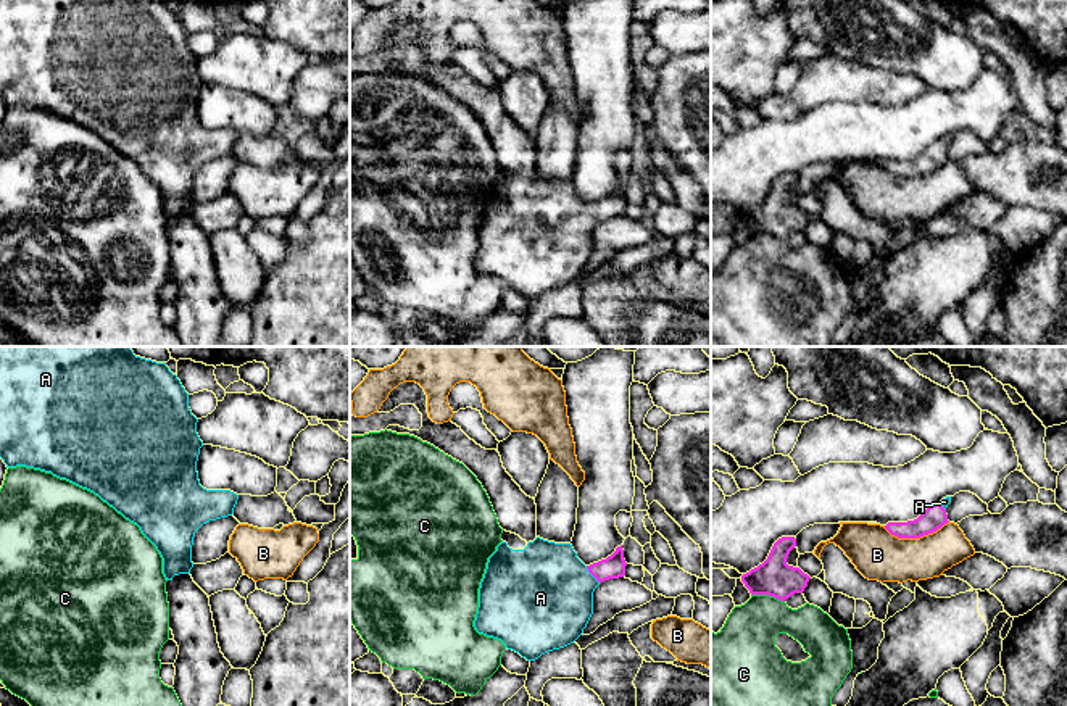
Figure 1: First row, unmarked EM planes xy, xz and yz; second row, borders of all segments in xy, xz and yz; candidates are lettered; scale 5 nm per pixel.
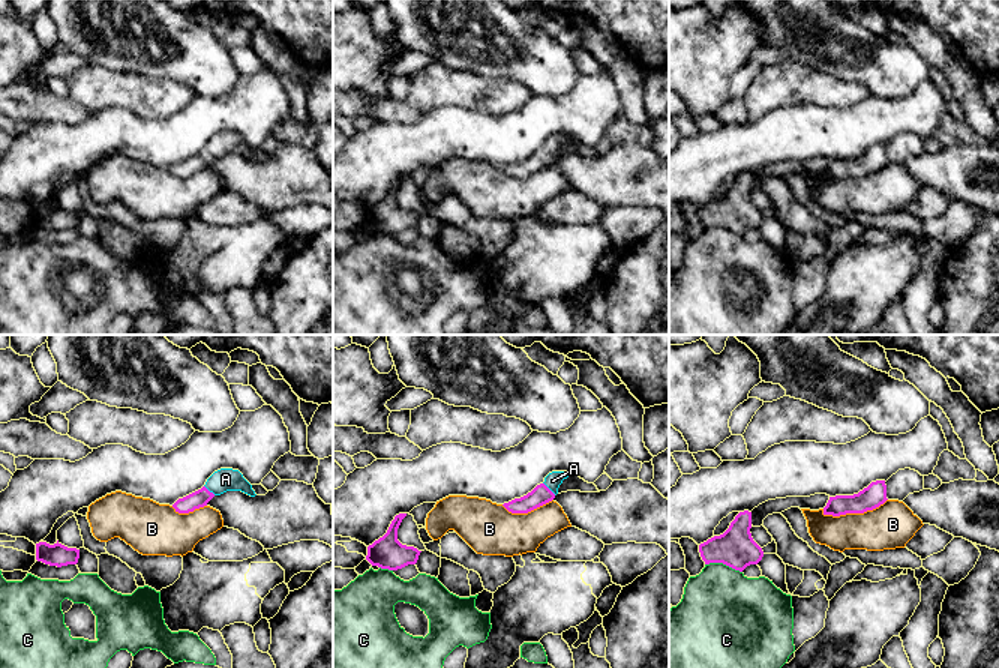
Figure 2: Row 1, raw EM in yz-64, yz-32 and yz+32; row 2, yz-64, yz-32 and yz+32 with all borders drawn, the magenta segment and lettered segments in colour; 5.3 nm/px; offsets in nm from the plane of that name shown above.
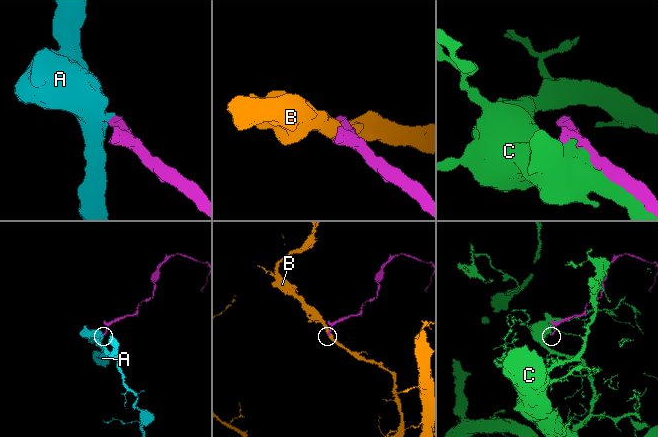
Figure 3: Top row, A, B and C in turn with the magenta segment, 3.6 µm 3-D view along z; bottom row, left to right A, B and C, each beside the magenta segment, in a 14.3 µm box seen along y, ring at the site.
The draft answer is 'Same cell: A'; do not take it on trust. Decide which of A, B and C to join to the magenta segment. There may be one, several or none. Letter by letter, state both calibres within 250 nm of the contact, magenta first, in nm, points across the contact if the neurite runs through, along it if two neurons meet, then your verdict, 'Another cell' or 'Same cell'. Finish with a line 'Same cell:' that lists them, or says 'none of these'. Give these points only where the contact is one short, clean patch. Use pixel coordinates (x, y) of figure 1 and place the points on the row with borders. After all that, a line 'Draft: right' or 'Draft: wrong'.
A: Thickness 110 nm (magenta) against 480 nm. Path across: xz (613, 566), (592, 574), (545, 592). Same cell
B: Thickness 120 nm (magenta) against 240 nm. Boundary: yz (948, 521), (919, 537), (895, 537), (884, 527). Another cell
C: Thickness 190 nm (magenta) against 280 nm. Another cell
Same cell: A
Draft: right

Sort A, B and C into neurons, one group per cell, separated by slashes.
A / B / C

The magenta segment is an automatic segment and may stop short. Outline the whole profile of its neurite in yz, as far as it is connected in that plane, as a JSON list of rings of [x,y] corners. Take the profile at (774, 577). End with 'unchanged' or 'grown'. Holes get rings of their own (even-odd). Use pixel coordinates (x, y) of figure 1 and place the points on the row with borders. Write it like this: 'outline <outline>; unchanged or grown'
outline [[[795,537],[778,538],[767,559],[741,575],[741,582],[751,595],[769,595],[785,601],[791,595],[804,592],[811,577],[799,567],[787,564],[787,558],[795,546]]]; unchanged

